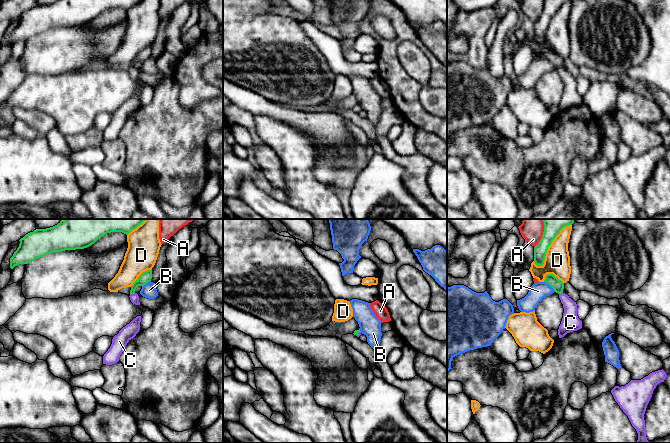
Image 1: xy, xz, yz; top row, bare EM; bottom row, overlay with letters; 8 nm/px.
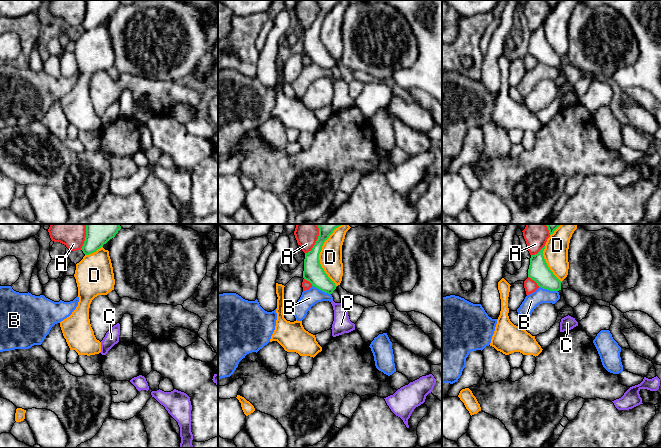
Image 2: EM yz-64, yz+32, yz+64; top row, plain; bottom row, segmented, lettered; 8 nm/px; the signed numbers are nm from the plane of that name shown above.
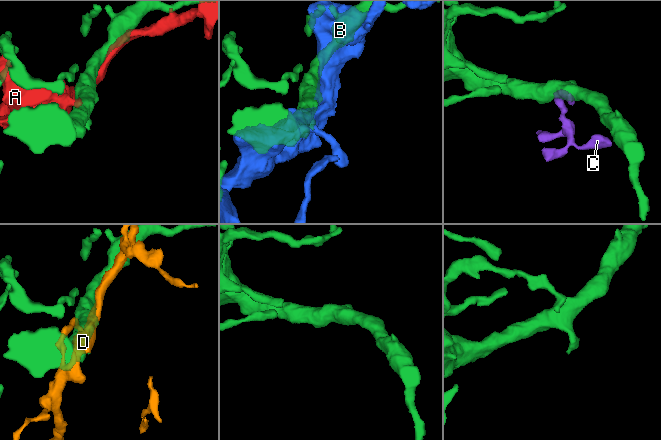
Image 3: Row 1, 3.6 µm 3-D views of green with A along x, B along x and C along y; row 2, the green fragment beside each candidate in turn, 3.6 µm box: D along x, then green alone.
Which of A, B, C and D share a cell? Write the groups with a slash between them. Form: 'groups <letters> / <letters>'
groups A / B / C / D

